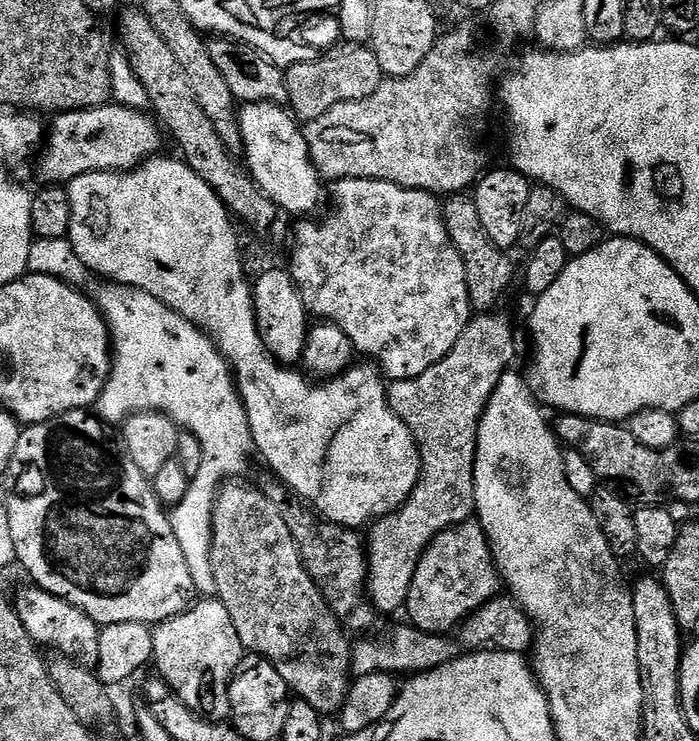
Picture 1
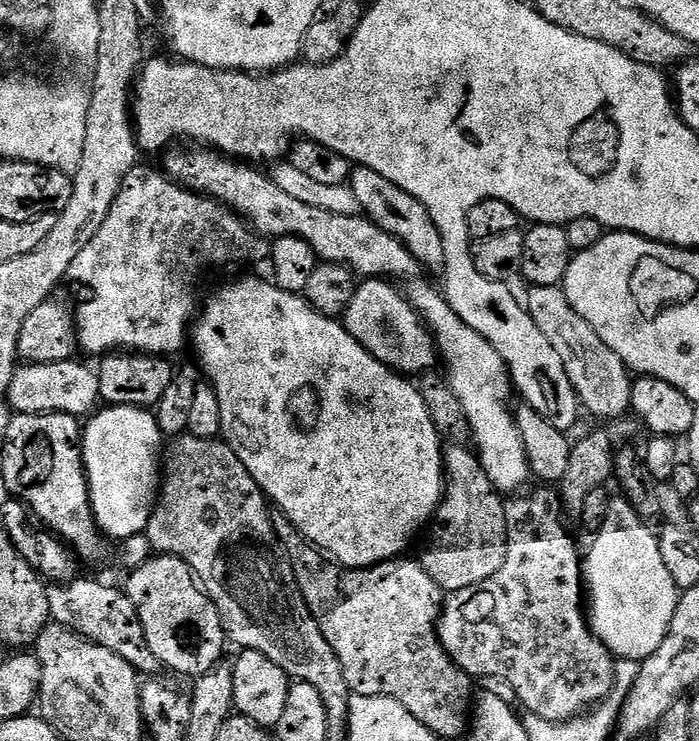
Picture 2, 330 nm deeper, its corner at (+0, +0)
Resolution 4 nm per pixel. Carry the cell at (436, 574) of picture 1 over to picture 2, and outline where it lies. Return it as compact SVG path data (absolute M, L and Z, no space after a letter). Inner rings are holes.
M540 486L529 496L516 494L505 499L508 549L502 570L478 586L447 593L436 632L444 652L473 678L506 678L525 713L558 723L572 720L604 700L615 686L617 657L593 634L582 603L582 548L564 525L566 513L559 491Z

